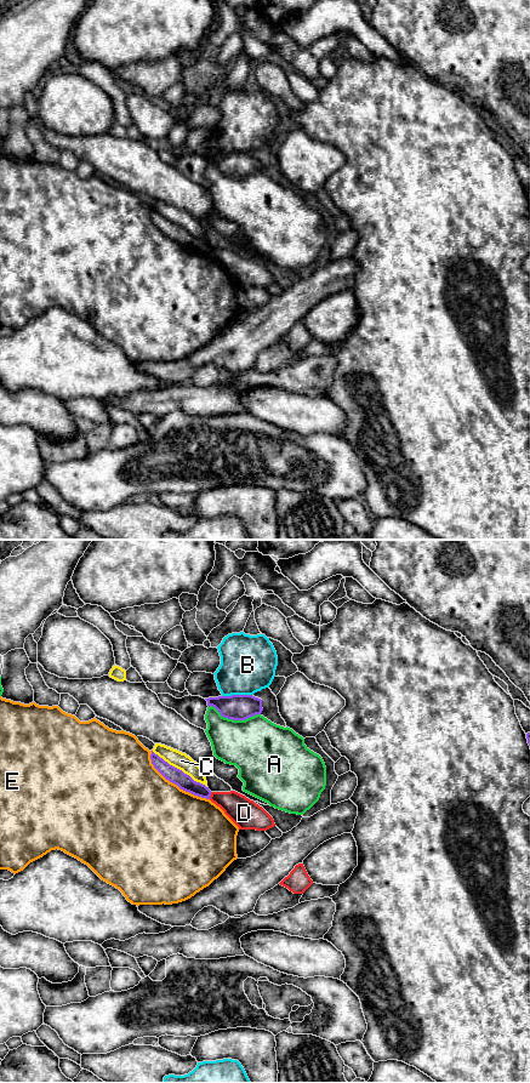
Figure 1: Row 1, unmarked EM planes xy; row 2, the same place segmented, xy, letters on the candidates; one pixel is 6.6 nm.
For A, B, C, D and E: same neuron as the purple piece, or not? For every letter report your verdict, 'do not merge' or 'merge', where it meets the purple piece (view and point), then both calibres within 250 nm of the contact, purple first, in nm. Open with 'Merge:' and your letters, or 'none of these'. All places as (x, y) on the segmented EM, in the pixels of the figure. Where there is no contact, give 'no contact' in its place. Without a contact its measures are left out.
Merge: none of these
A: do not merge; contact xy (234, 719); calibres 180 and 380 nm
B: do not merge; contact xy (237, 695); calibres 180 and 360 nm
C: do not merge; contact xy (178, 769); calibres 100 and 110 nm
D: do not merge; contact xy (210, 794); calibres 100 and 190 nm
E: do not merge; contact xy (174, 782); calibres 100 and 480 nm

